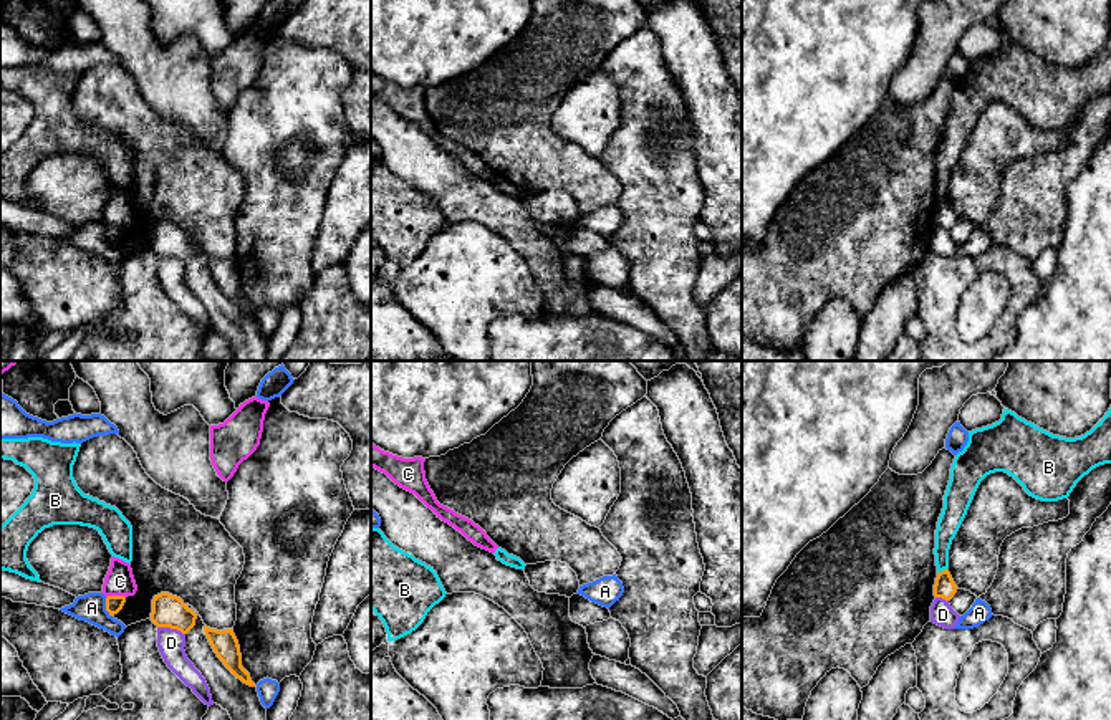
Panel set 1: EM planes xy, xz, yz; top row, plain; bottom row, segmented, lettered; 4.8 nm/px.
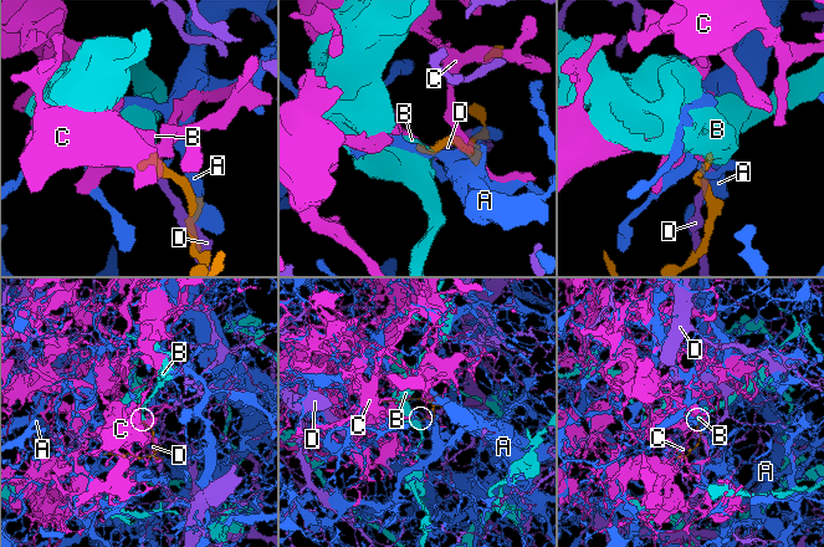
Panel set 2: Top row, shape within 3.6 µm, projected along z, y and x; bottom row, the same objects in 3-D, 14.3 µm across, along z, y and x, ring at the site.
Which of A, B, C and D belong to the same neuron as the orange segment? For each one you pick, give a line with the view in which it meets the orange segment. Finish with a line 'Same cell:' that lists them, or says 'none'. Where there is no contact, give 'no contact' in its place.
Same cell: none

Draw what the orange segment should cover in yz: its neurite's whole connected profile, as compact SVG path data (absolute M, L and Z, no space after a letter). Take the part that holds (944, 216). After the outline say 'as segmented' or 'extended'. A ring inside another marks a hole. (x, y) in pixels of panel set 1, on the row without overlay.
M944 199L937 202L935 214L934 214L934 225L942 227L945 230L950 230L954 223L957 222L957 215L949 202L949 199Z; as segmented

